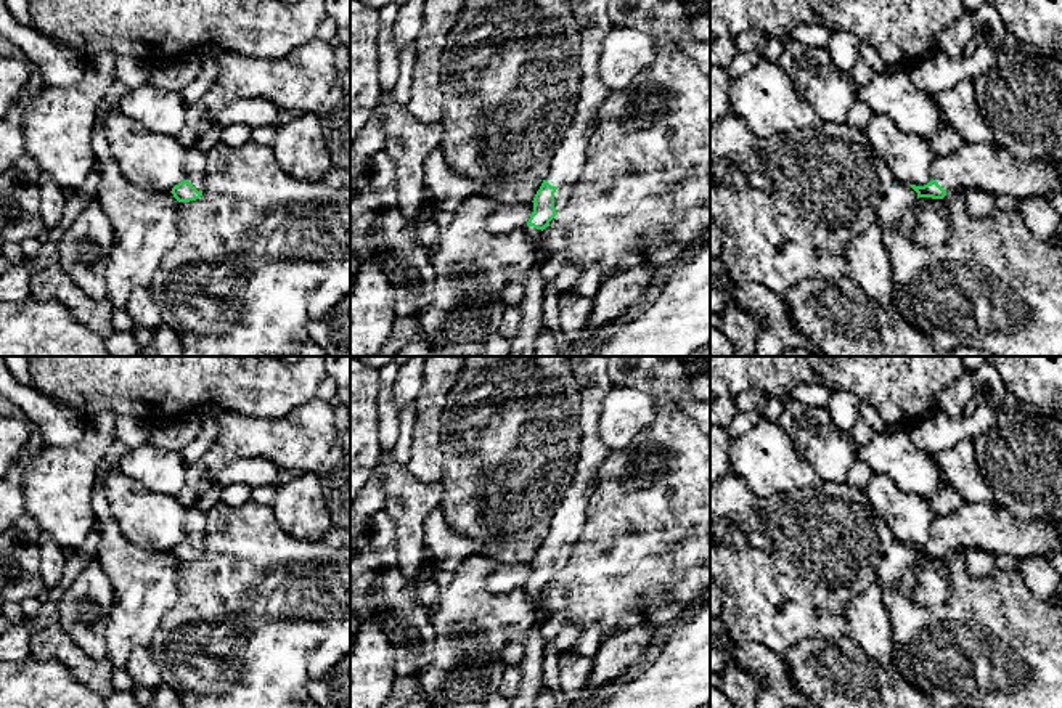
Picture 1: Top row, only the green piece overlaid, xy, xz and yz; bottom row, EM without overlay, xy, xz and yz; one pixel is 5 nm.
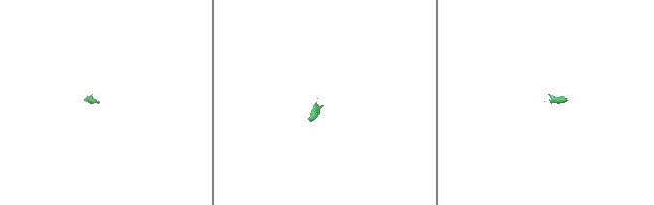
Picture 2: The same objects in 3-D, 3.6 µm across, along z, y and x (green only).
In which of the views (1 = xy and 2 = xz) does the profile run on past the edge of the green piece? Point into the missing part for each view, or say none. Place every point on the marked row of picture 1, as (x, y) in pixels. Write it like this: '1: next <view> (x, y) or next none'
1: next xy (195, 164)
2: next xz (592, 16)

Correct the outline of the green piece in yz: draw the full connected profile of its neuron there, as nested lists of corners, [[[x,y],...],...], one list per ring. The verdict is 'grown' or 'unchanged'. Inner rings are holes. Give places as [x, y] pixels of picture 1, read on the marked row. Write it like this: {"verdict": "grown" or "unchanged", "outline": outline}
{"verdict": "grown", "outline": [[[964,143],[951,156],[935,156],[932,181],[909,185],[917,197],[943,199],[950,191],[977,186],[1017,199],[1062,193],[1062,167],[1048,162],[1019,162],[1004,146]]]}

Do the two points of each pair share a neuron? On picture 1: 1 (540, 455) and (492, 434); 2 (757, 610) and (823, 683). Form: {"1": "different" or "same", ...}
{"1": "same", "2": "different"}

